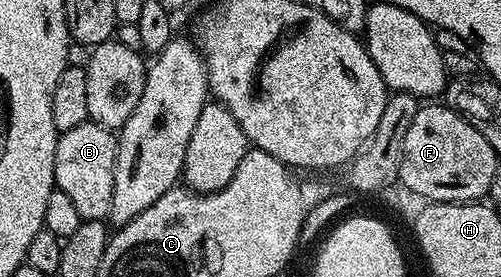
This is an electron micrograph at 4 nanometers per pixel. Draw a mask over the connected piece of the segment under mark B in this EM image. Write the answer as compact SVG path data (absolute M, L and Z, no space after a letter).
M87 121L83 125L75 125L75 129L58 134L53 182L56 190L67 194L82 221L104 220L108 216L115 189L116 160L117 135L108 127Z

